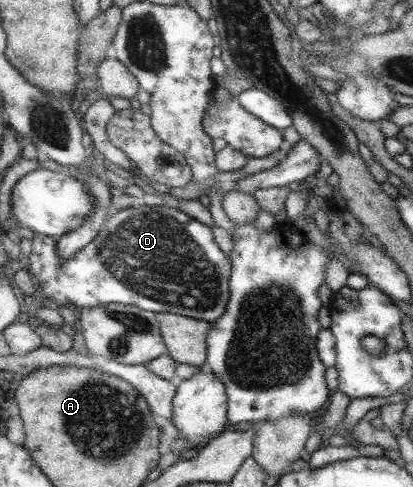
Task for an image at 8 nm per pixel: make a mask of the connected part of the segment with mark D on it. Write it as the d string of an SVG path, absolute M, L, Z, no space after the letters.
M164 203L163 205L142 205L135 208L129 207L124 210L120 210L116 214L110 217L110 220L106 220L102 226L100 233L88 244L84 249L81 249L72 259L69 259L64 264L60 263L57 256L56 239L49 239L47 236L34 233L32 241L32 252L30 255L30 277L33 277L35 287L38 294L42 296L46 303L53 305L60 305L70 307L70 304L74 303L78 307L78 311L83 308L91 308L96 306L103 306L104 304L122 304L132 305L144 311L151 311L157 313L171 313L179 316L186 316L197 320L204 320L207 322L215 322L227 308L228 300L231 299L231 291L229 290L229 282L231 279L231 259L224 254L222 250L216 244L214 235L212 234L212 228L202 224L200 221L188 216L185 212L182 212L174 204Z

